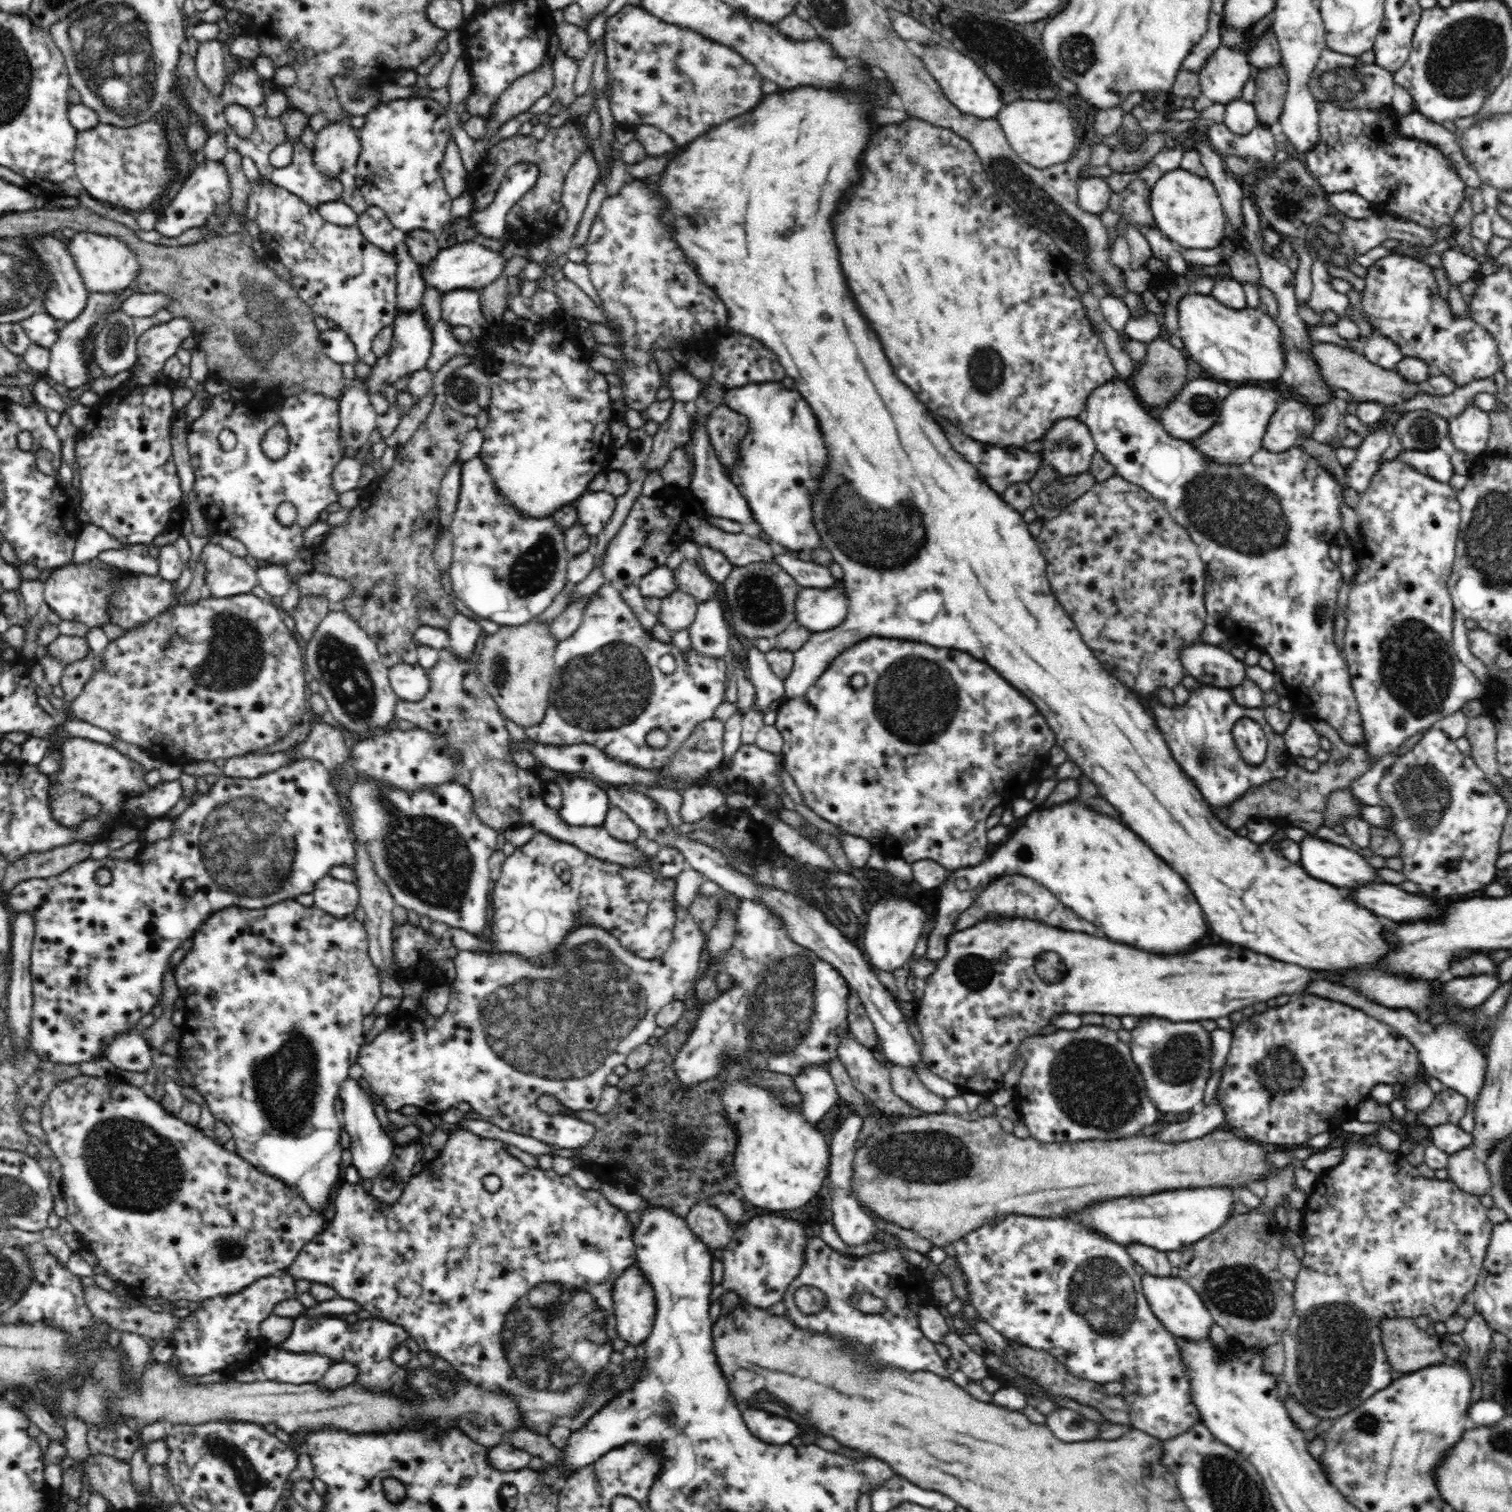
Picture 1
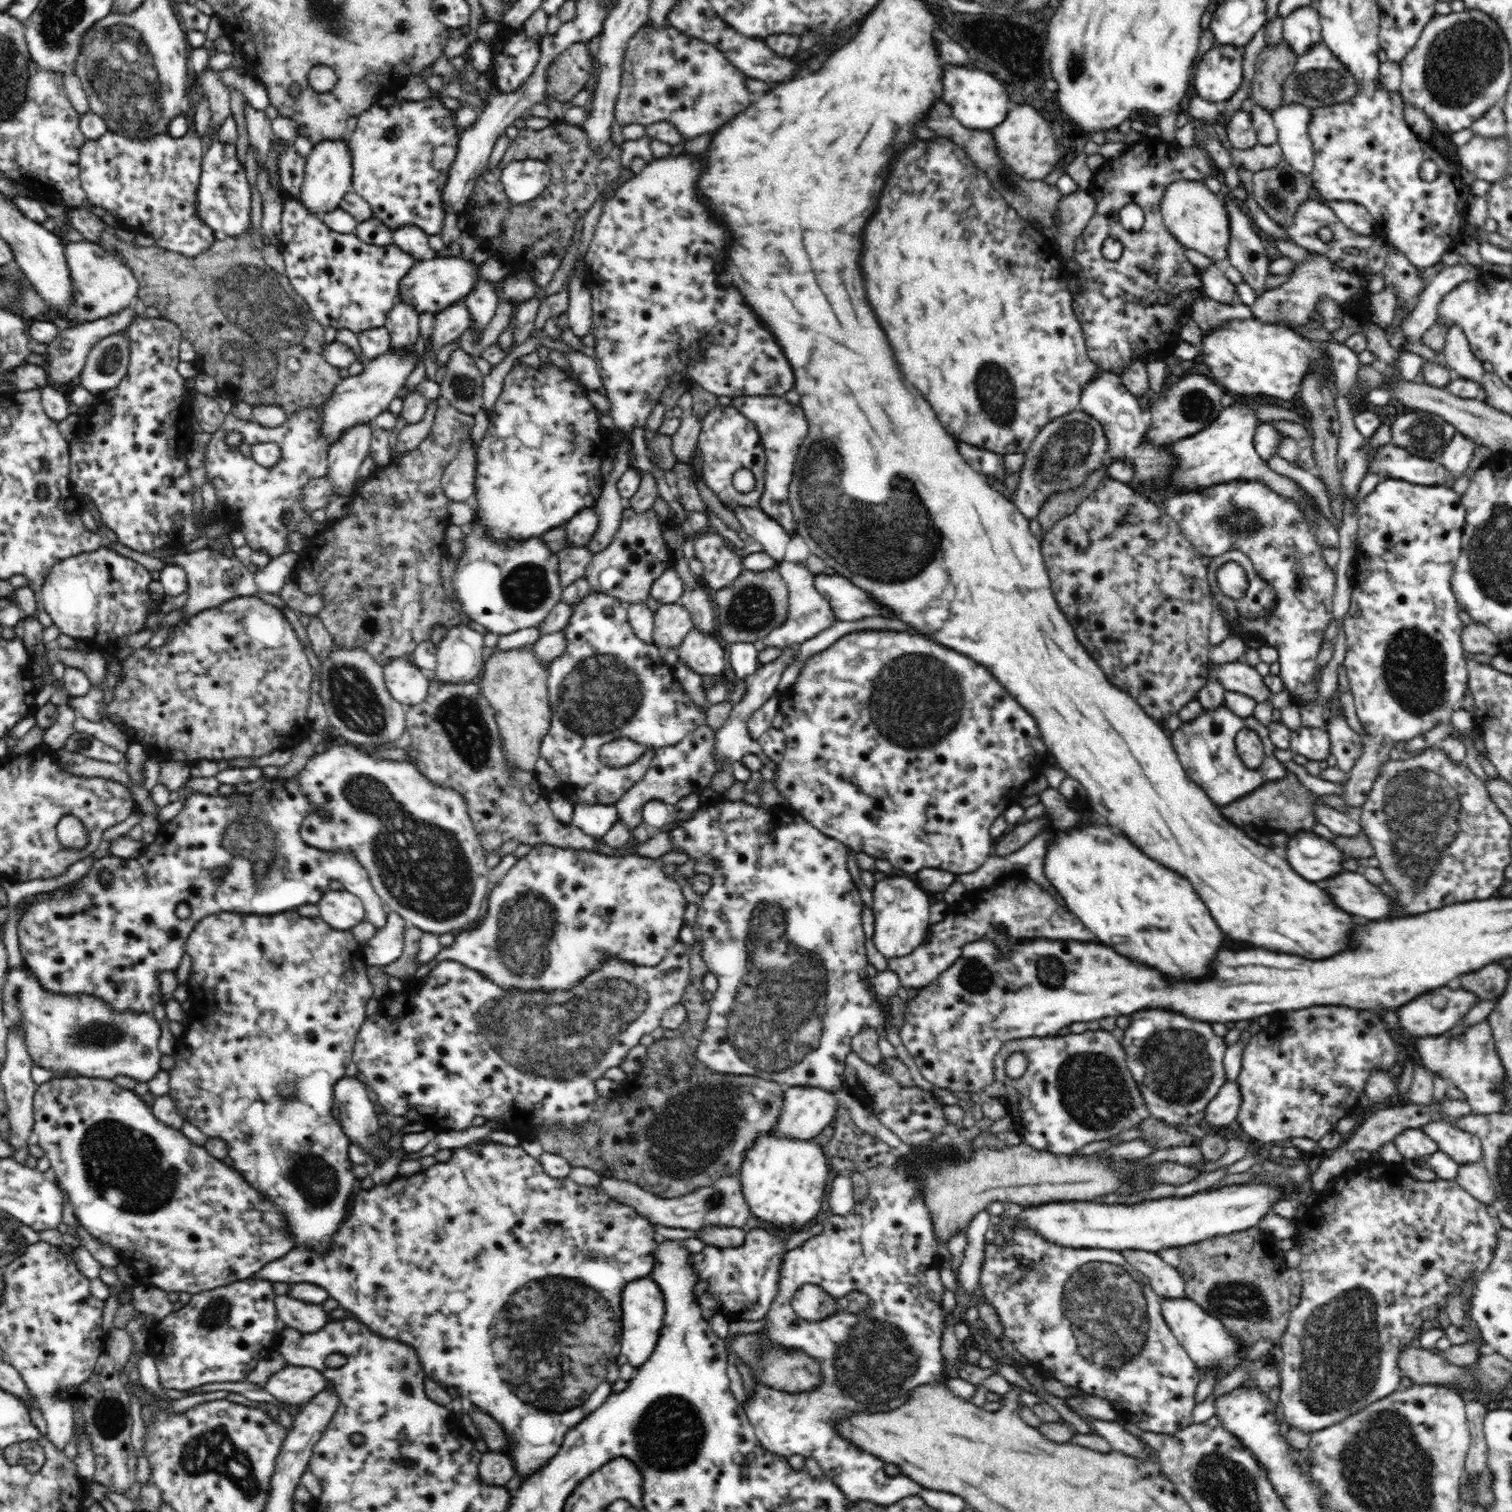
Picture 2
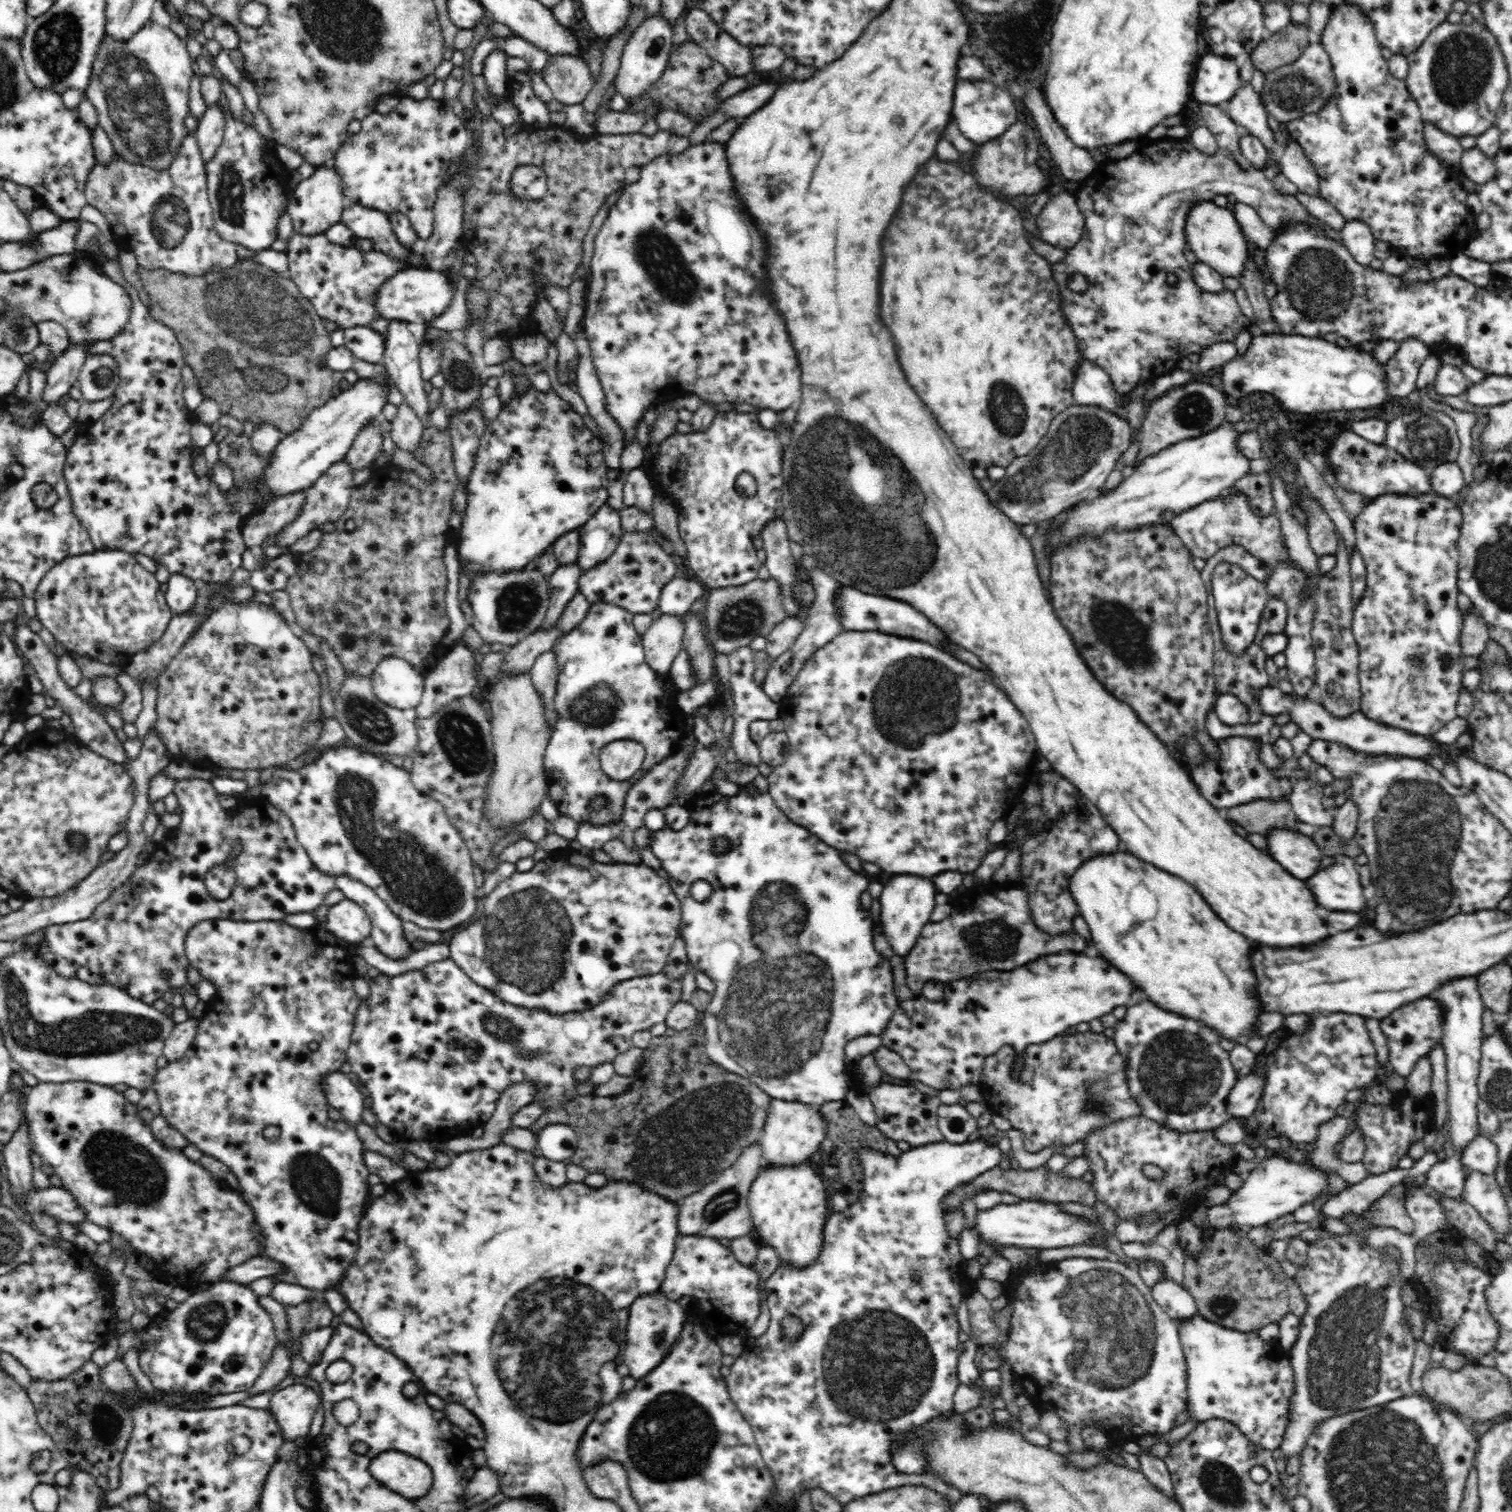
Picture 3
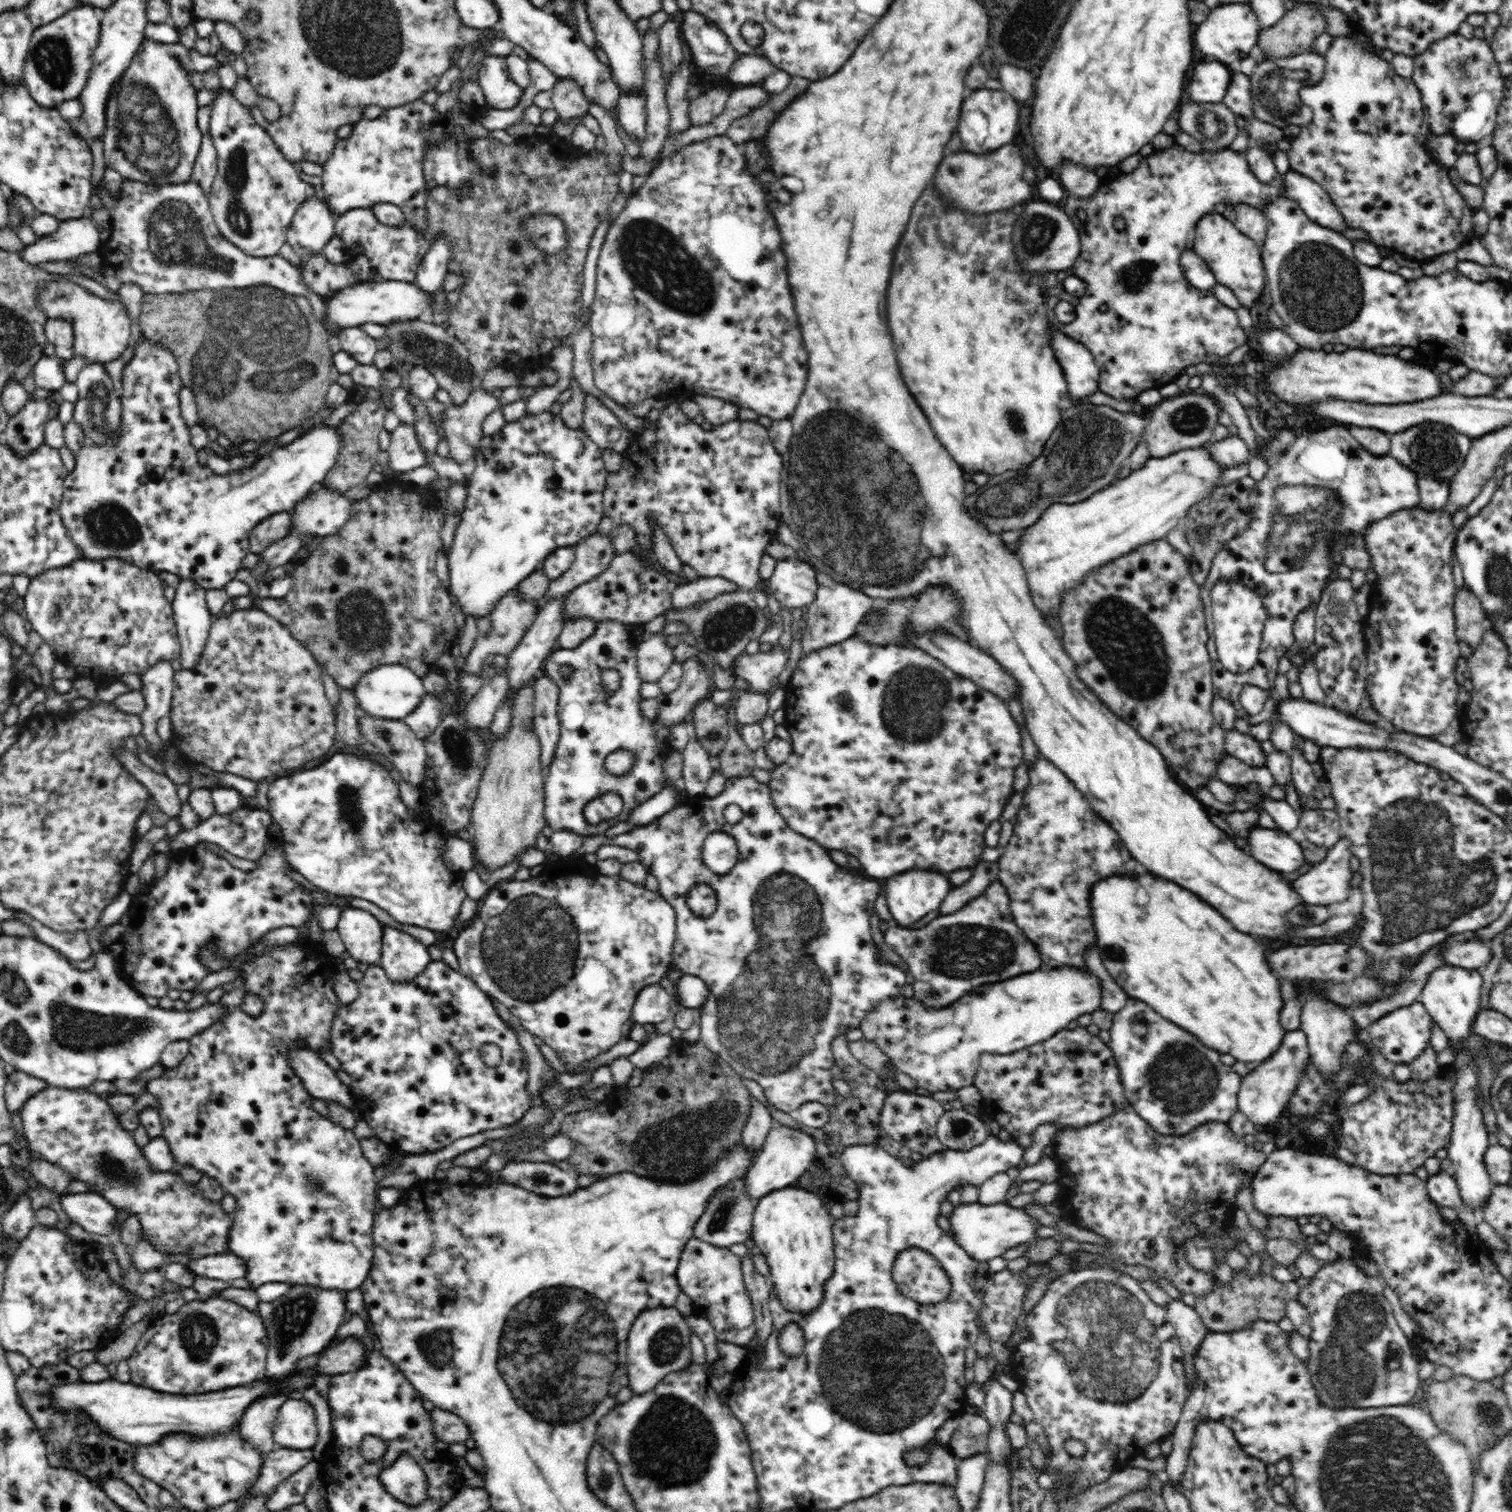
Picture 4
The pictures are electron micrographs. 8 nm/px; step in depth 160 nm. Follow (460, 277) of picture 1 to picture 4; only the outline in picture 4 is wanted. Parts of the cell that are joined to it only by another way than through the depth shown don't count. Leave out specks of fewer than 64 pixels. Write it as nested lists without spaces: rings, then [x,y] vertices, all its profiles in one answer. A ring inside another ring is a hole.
[[[367,281],[366,283],[354,284],[354,286],[348,286],[340,292],[336,292],[328,302],[325,302],[325,318],[339,330],[344,328],[356,328],[361,327],[366,322],[374,322],[374,324],[387,325],[388,323],[399,323],[407,320],[418,319],[418,316],[428,310],[433,309],[434,295],[428,295],[426,291],[422,291],[416,282],[414,283],[402,283],[400,281],[380,281],[373,282]]]

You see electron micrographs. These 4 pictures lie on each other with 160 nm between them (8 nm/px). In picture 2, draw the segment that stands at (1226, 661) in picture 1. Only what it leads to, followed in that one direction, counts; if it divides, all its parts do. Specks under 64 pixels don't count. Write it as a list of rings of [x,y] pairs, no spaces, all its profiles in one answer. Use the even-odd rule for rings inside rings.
[[[1243,659],[1232,663],[1214,665],[1209,663],[1208,678],[1215,678],[1226,691],[1238,692],[1250,697],[1257,704],[1270,701],[1274,694],[1264,683],[1263,676],[1254,667],[1250,667]]]

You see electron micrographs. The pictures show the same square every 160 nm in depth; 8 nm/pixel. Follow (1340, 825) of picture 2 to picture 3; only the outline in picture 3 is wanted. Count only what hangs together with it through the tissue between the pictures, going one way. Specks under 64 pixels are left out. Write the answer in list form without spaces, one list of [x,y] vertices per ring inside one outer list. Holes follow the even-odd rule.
[[[1298,779],[1292,785],[1289,802],[1292,805],[1295,817],[1300,822],[1317,827],[1332,826],[1334,813],[1324,808],[1323,785],[1315,779]]]

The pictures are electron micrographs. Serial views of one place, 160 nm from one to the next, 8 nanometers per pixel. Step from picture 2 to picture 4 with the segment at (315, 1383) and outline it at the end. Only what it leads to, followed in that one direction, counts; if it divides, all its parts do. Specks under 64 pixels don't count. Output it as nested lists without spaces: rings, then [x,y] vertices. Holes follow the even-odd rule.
[[[286,1398],[274,1422],[273,1439],[277,1444],[276,1448],[313,1448],[318,1440],[318,1429],[312,1406],[303,1398]]]

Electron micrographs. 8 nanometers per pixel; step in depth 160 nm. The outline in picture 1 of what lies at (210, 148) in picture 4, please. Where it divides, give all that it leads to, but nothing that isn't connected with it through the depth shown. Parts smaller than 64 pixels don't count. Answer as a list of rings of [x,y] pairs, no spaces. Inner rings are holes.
[[[220,41],[200,42],[195,57],[195,69],[202,84],[214,96],[220,96],[224,90],[224,48]]]

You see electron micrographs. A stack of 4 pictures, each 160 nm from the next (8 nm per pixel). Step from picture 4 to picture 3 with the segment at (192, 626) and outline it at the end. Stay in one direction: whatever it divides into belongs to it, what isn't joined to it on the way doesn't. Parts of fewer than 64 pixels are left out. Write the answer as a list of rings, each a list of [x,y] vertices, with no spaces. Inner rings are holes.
[[[174,572],[168,581],[165,599],[174,614],[188,614],[198,598],[198,583],[191,578]]]

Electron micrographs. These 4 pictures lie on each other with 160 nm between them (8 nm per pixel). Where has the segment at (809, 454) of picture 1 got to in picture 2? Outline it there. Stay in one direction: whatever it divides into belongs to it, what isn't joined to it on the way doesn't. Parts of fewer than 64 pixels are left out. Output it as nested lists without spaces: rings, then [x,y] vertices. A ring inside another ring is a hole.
[[[736,396],[733,406],[752,422],[764,445],[766,453],[766,480],[764,494],[760,498],[760,509],[778,521],[790,534],[797,534],[796,522],[789,505],[789,484],[792,480],[793,464],[796,462],[798,448],[808,434],[808,421],[801,405],[792,405],[784,396]]]

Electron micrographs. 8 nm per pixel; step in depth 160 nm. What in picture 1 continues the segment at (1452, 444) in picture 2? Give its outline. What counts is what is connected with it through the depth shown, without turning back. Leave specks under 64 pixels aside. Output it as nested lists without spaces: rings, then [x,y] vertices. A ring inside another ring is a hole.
[[[1468,405],[1462,414],[1449,418],[1449,437],[1455,450],[1472,456],[1479,455],[1488,448],[1491,420],[1488,412]]]

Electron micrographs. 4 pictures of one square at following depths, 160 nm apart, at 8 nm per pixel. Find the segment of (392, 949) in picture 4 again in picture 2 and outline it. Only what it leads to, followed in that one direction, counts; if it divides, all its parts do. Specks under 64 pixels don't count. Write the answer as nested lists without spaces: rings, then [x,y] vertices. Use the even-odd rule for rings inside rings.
[[[272,777],[261,789],[250,794],[237,792],[231,796],[210,796],[193,792],[186,795],[180,812],[161,825],[154,842],[145,845],[138,857],[96,859],[88,873],[71,885],[27,896],[20,902],[23,911],[17,936],[24,966],[40,981],[40,987],[44,987],[46,993],[88,994],[104,999],[116,1011],[152,1014],[154,1006],[162,1002],[158,974],[164,970],[178,970],[187,938],[194,926],[209,914],[280,914],[308,902],[317,904],[326,890],[339,885],[361,898],[368,922],[382,930],[386,926],[388,910],[374,890],[365,868],[348,850],[318,850],[300,836],[300,825],[312,811],[318,811],[320,817],[327,815],[319,806],[309,802],[295,777]],[[224,865],[231,869],[229,874],[221,881],[212,879],[211,870]],[[102,870],[114,873],[114,880],[107,887],[98,879]],[[180,904],[190,908],[190,918],[180,920],[176,916]]]

